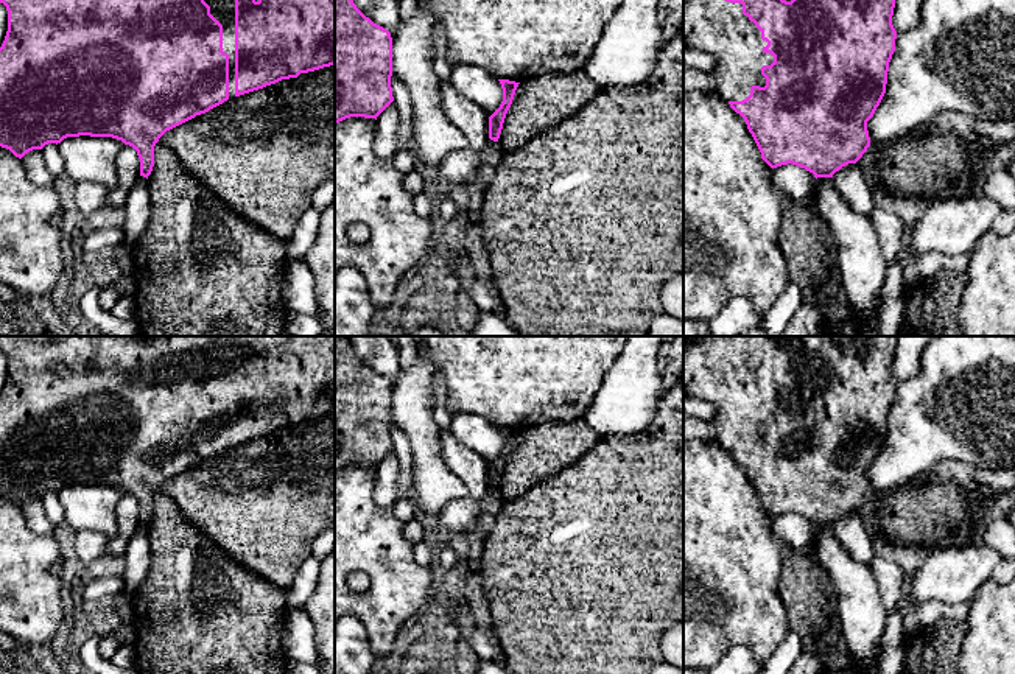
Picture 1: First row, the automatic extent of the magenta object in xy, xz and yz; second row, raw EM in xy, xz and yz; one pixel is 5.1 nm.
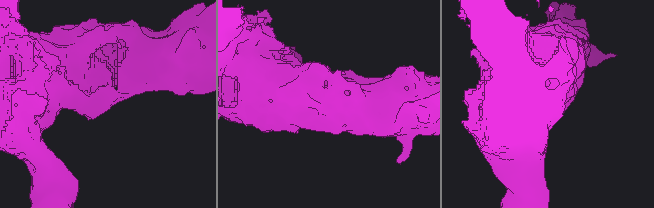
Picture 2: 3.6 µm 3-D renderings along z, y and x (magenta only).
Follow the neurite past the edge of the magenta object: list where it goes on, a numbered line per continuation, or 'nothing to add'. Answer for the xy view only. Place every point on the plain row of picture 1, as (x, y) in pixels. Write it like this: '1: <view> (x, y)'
1: xy (221, 349)

